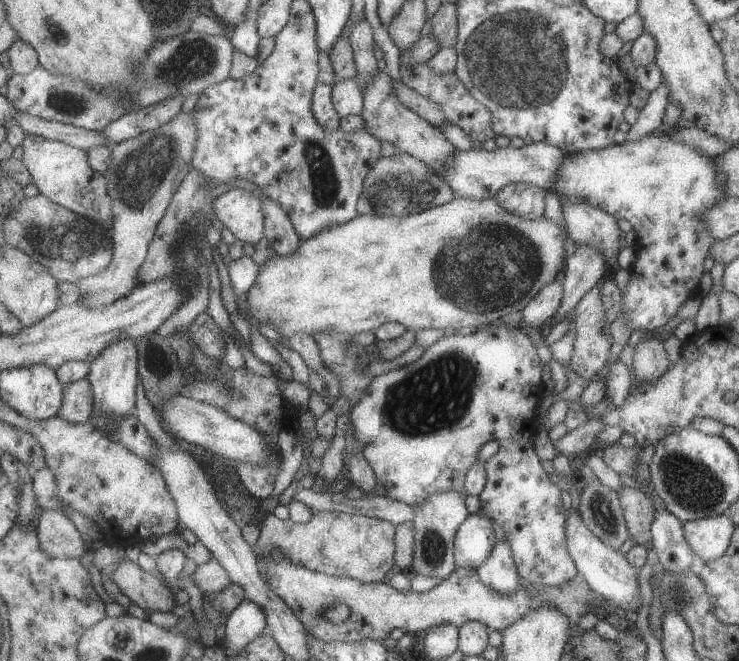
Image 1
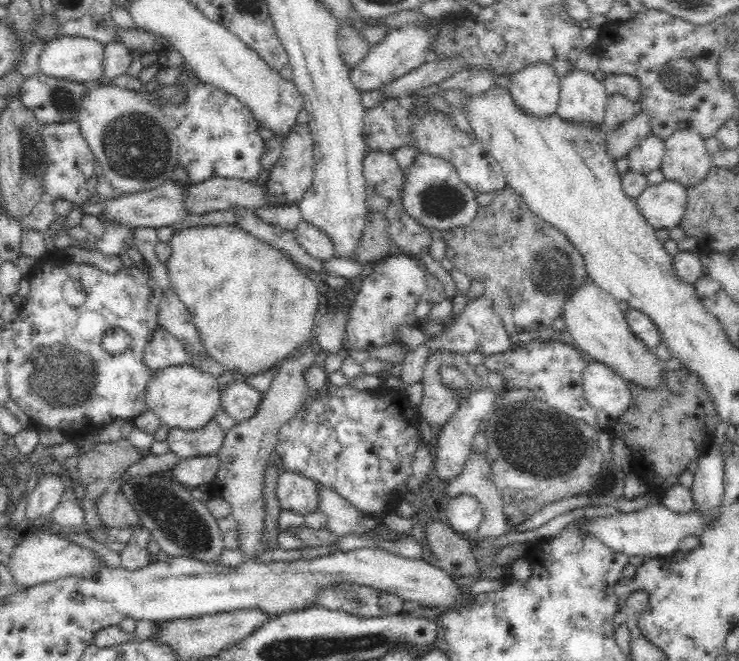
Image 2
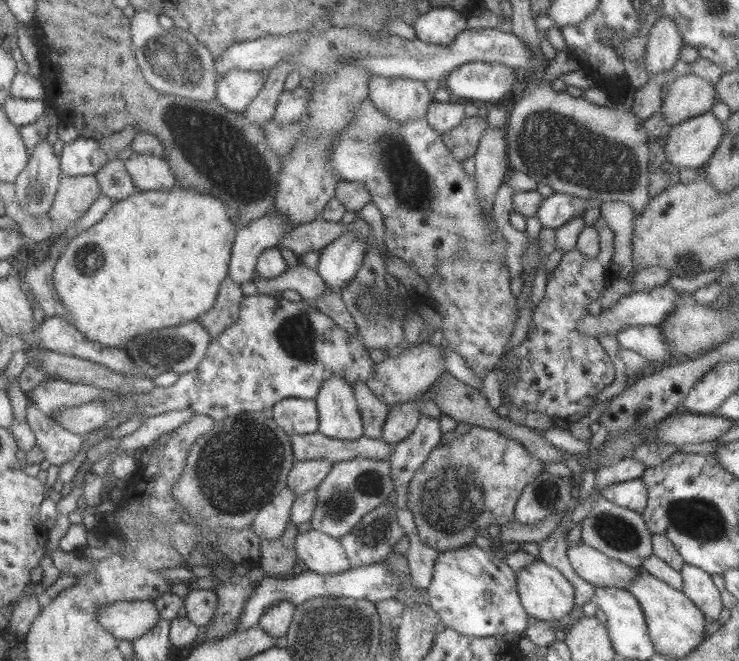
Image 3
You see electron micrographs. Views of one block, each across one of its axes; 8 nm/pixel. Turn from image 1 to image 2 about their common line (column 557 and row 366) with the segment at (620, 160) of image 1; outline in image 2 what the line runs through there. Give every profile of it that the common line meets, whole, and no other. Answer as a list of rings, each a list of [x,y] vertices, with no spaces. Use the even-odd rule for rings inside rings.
[[[189,363],[169,367],[154,373],[146,386],[146,402],[148,411],[154,412],[162,425],[169,428],[198,430],[214,419],[220,406],[220,390],[216,377],[204,373]]]

